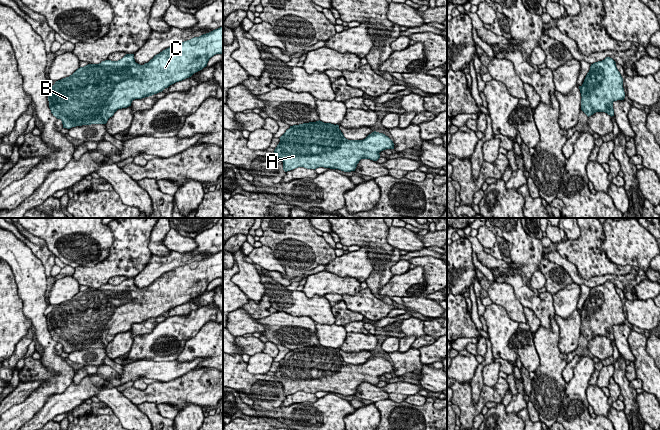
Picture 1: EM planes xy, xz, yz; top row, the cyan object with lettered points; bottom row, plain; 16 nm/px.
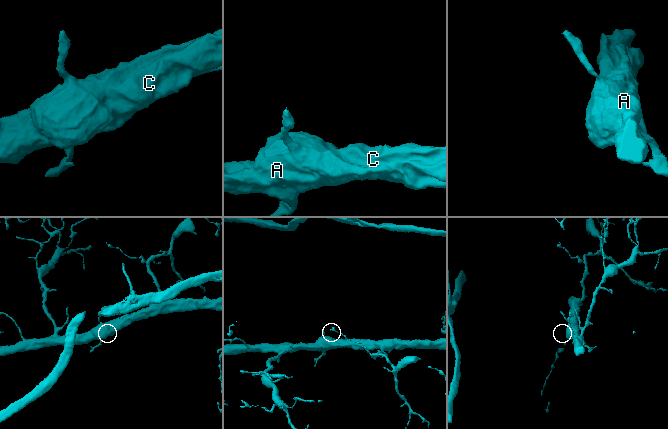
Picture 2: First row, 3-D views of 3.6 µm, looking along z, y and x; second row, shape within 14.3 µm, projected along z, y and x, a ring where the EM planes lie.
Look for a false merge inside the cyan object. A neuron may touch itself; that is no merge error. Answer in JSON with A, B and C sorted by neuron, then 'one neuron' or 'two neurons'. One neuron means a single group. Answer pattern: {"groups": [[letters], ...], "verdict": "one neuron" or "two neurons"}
{"groups": [["A", "B", "C"]], "verdict": "one neuron"}

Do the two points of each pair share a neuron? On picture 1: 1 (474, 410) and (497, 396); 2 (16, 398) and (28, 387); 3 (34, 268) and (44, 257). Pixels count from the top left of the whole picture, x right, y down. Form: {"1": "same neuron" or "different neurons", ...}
{"1": "same neuron", "2": "same neuron", "3": "different neurons"}

